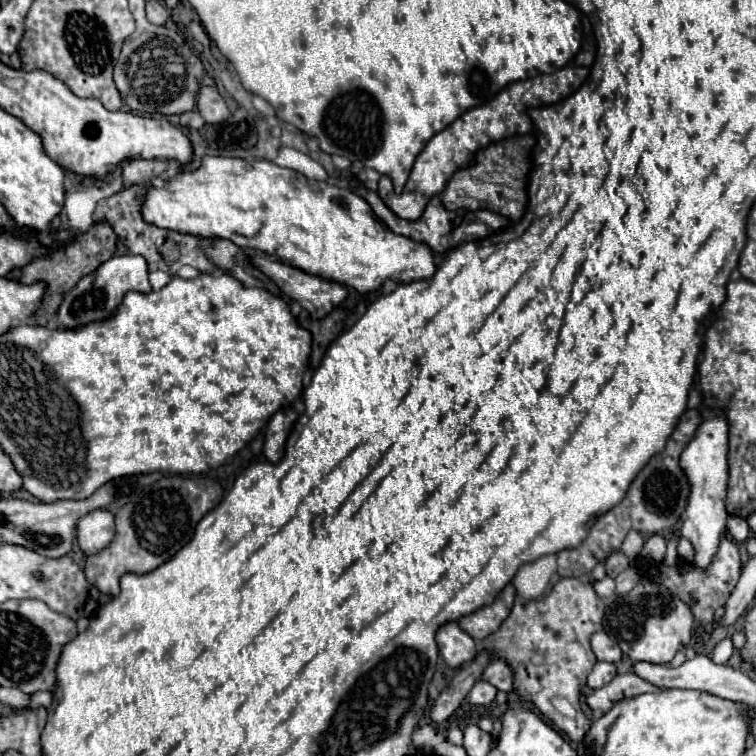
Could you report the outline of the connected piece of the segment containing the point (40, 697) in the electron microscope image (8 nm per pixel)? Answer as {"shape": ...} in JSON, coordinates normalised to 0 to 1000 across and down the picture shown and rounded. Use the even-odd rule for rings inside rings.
{"shape":[[[46,915],[41,923],[41,937],[49,937],[49,934],[65,937],[67,931],[70,931],[70,915]]]}

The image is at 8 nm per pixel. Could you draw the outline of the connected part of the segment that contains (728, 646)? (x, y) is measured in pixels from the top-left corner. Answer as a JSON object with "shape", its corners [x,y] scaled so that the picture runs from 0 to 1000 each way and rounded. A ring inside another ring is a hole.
{"shape":[[[954,847],[948,854],[946,854],[946,860],[943,860],[943,876],[946,878],[959,878],[962,873],[964,873],[964,868],[970,865],[970,852],[967,852],[967,847]]]}

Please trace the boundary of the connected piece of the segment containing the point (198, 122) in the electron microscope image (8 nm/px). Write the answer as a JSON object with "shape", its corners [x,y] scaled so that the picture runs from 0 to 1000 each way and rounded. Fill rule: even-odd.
{"shape":[[[250,146],[250,148],[239,151],[239,167],[250,169],[250,172],[266,172],[269,164],[271,164],[271,159],[261,146]]]}

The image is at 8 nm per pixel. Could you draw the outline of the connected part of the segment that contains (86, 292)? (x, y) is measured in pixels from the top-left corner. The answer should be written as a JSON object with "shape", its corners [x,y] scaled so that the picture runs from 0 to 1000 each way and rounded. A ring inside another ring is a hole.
{"shape":[[[165,336],[165,339],[149,339],[147,344],[136,347],[126,360],[110,365],[104,376],[91,384],[78,405],[78,434],[102,434],[102,429],[118,429],[118,423],[136,423],[155,407],[155,402],[163,397],[165,386],[197,386],[197,360],[194,347],[189,339]]]}

